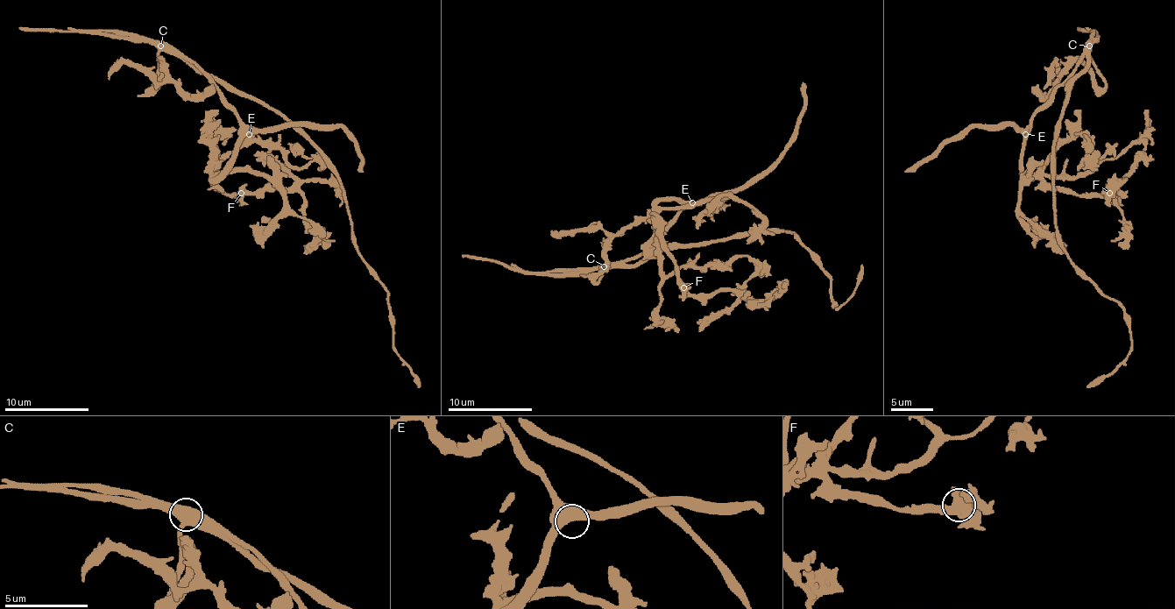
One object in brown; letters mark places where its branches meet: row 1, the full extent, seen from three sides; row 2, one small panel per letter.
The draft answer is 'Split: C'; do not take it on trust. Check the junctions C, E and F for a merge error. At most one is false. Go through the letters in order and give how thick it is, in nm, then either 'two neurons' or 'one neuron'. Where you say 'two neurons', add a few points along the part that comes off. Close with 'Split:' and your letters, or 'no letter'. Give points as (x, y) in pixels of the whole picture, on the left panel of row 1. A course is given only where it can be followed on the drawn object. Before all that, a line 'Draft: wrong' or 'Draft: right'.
Draft: right
C: 480 nm thick; two neurons; foreign part runs (160, 45), (279, 110), (323, 157), (343, 187), (353, 244), (386, 290), (395, 351), (416, 377), (418, 387)
E: 460 nm thick; one neuron
F: 500 nm thick; one neuron
Split: C

